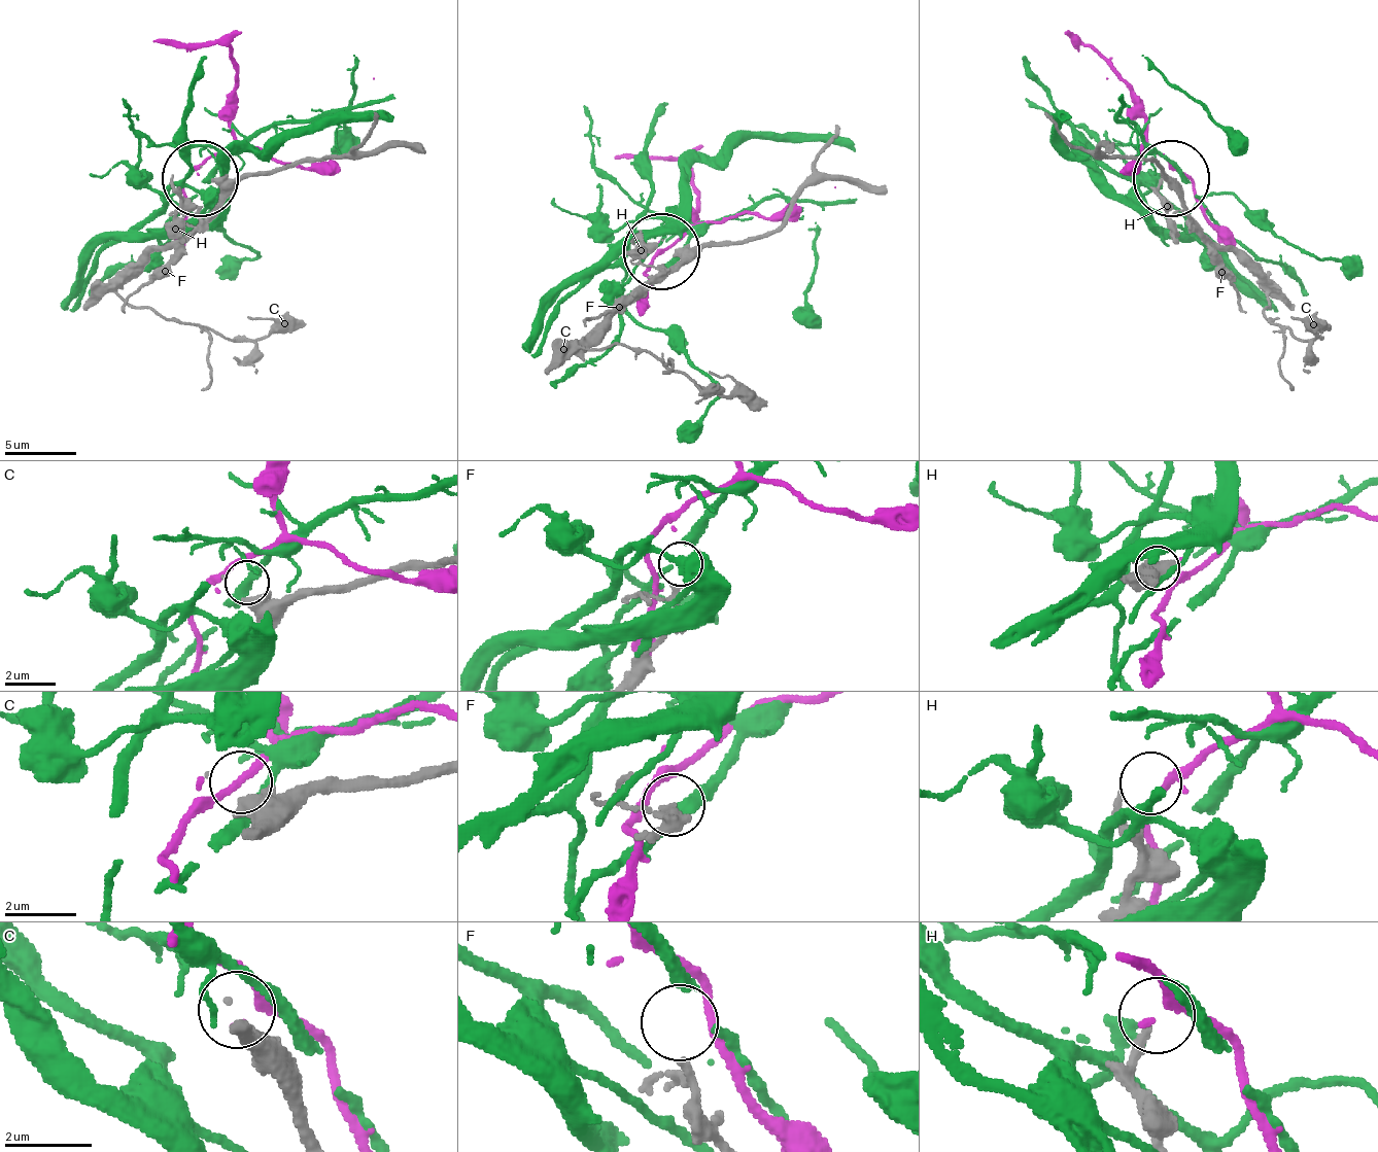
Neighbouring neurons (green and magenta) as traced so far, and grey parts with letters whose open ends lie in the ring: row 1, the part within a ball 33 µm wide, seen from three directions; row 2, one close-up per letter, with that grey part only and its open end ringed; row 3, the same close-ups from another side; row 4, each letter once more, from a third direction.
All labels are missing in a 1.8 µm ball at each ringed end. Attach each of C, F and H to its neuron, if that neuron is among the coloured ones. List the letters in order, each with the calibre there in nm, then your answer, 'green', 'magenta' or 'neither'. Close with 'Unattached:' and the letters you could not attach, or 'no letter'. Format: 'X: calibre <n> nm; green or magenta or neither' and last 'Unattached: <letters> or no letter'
C: calibre 650 nm; neither
F: calibre 150 nm; neither
H: calibre 190 nm; magenta
Unattached: C, F

